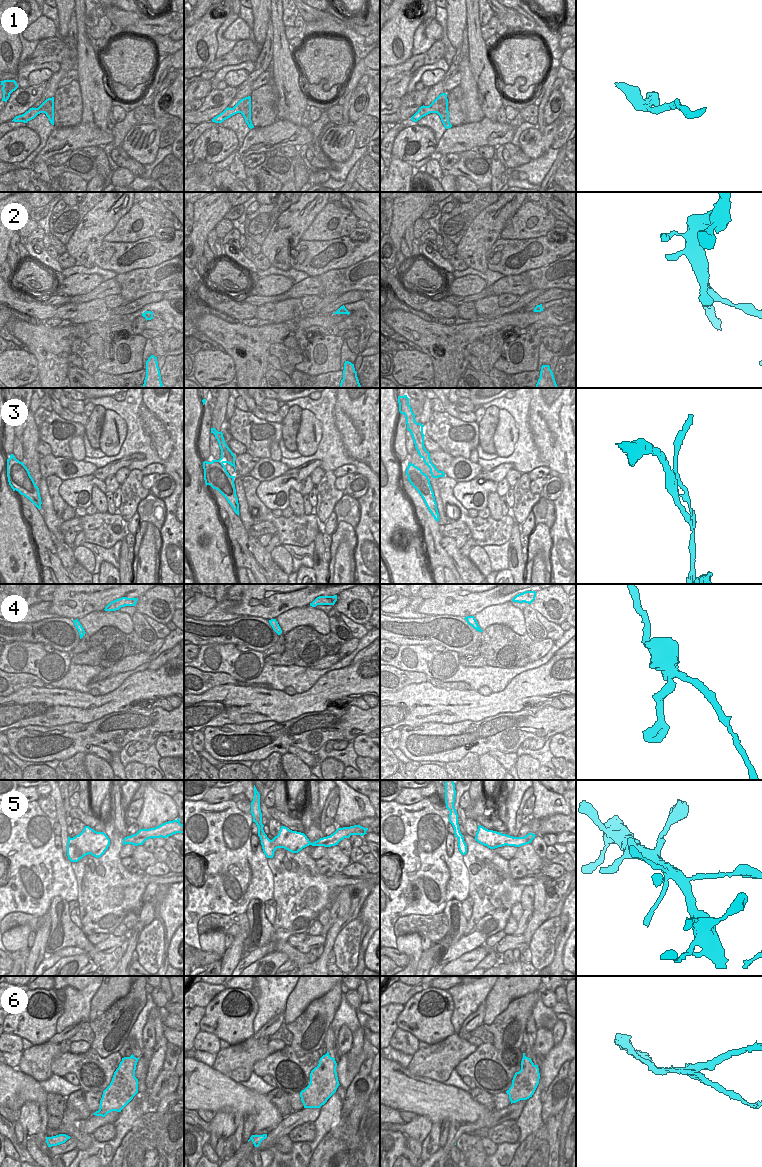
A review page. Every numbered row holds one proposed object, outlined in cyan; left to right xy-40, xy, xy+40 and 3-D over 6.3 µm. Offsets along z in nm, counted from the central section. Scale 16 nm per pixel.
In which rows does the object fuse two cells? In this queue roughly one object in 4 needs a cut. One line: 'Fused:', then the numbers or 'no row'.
Fused: 3, 6.

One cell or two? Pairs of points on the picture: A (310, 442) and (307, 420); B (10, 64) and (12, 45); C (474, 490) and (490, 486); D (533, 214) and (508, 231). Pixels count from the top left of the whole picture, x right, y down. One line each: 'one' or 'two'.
A: one
B: one
C: one
D: one

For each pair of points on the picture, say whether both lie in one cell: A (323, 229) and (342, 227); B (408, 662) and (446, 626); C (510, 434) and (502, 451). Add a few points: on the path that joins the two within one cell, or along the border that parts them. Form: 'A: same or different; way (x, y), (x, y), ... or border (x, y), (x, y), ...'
A: same; way (328, 227), (337, 227)
B: different; border (426, 645), (401, 646)
C: same; way (506, 438), (504, 440), (504, 447)

